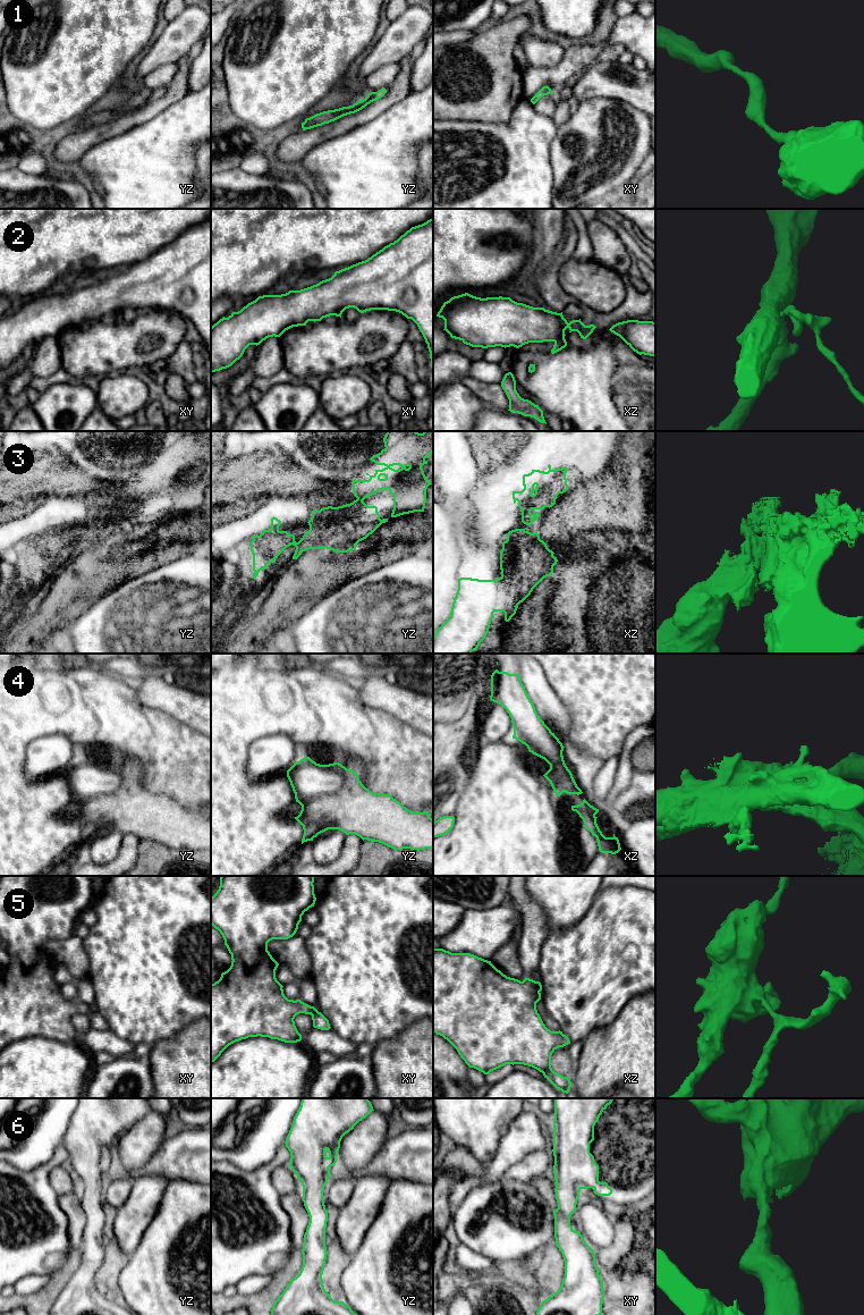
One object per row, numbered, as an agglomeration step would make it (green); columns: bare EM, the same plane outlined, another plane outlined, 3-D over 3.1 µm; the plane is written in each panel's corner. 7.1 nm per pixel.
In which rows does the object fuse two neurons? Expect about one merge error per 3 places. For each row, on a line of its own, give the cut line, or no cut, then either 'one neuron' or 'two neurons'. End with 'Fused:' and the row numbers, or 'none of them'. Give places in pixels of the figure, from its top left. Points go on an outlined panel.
1: no cut; one neuron
2: cut in xz along (564, 337), (559, 337), (555, 342); two neurons
3: cut in xz along (501, 576), (514, 586), (514, 590), (521, 596), (519, 603); two neurons
4: cut in yz along (347, 769), (345, 783), (336, 791), (314, 797), (295, 795); two neurons
5: cut in xy along (315, 1009), (311, 1014); two neurons
6: no cut; one neuron
Fused: 2, 3, 4, 5

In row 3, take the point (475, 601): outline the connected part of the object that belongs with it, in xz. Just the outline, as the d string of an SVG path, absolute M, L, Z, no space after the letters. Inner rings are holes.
M503 578L478 580L458 579L458 590L452 602L449 618L437 630L433 637L433 654L472 654L485 639L494 612L503 612L505 621L509 622L516 614L522 593L517 595L515 585Z

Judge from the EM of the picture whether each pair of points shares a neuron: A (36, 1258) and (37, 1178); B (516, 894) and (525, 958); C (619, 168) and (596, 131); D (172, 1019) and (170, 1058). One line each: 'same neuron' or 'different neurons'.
A: same neuron
B: same neuron
C: same neuron
D: different neurons

